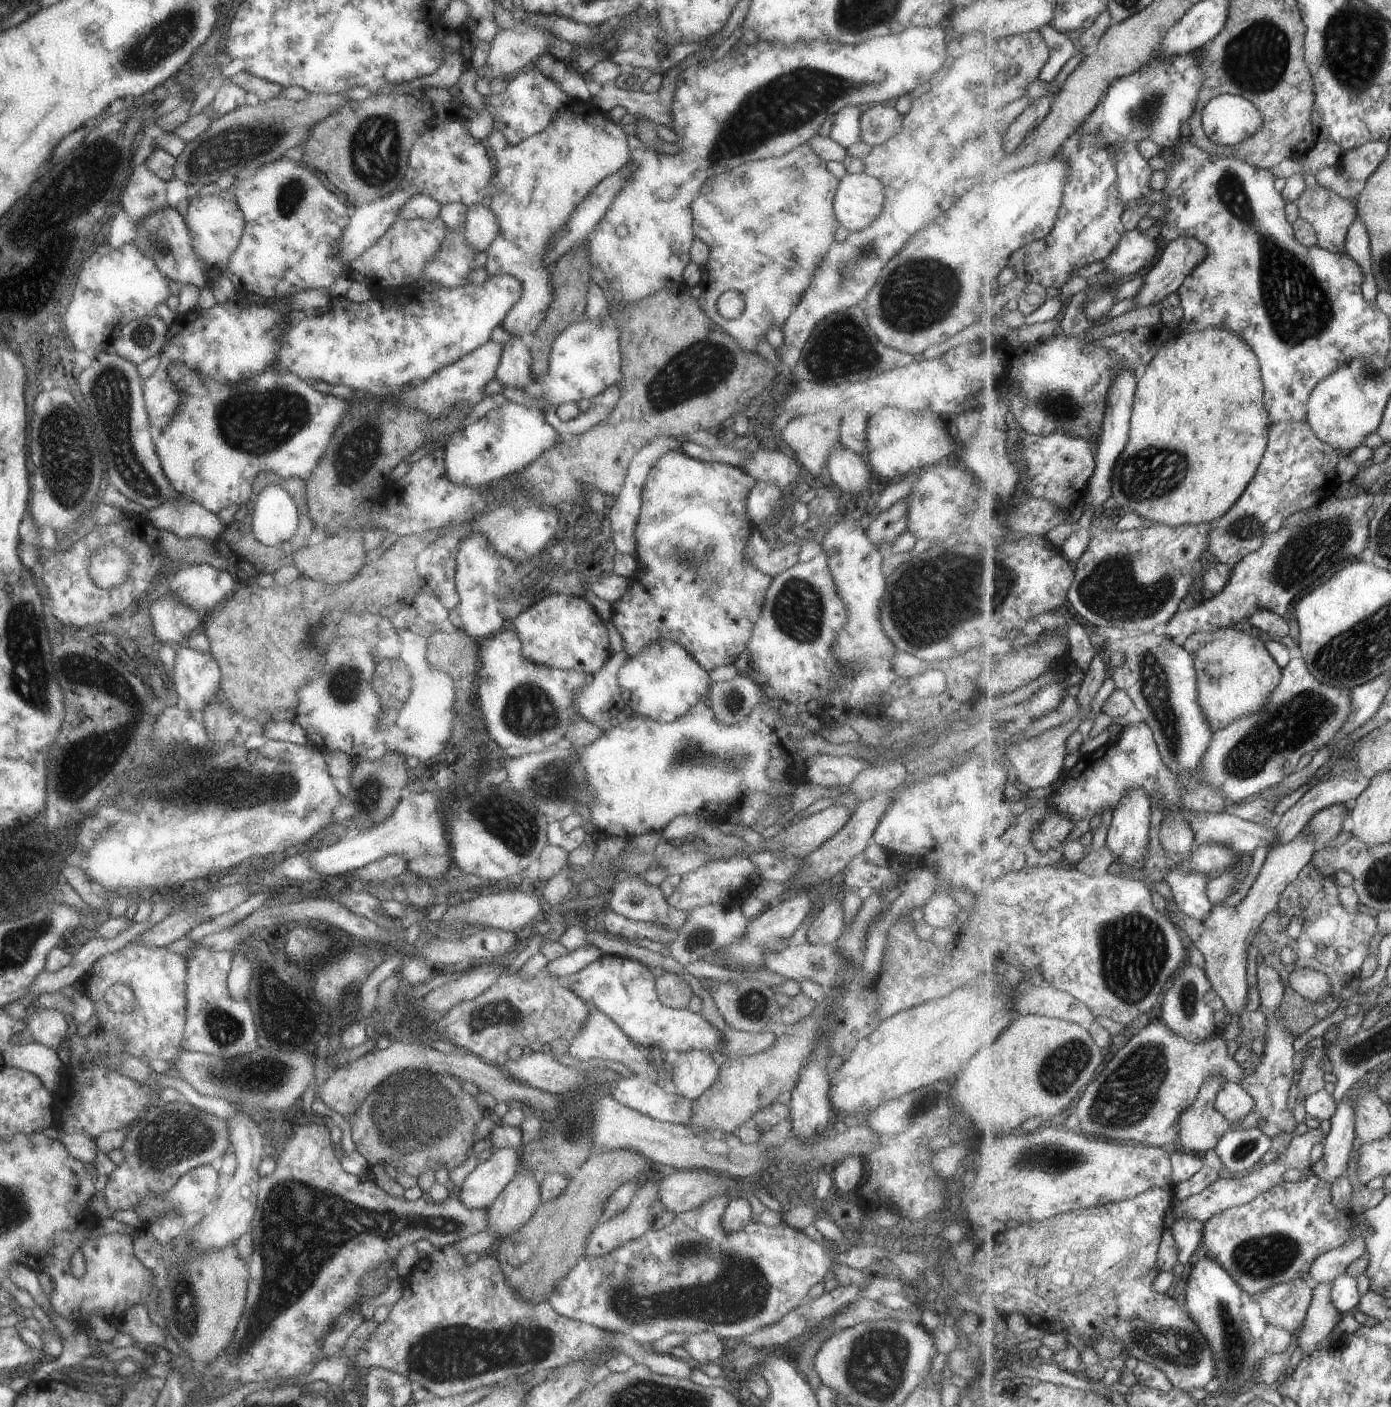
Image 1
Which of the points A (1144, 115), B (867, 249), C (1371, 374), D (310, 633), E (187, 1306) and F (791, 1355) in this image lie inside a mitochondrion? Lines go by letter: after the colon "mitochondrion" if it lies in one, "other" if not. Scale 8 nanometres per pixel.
A: mitochondrion
B: mitochondrion
C: mitochondrion
D: mitochondrion
E: mitochondrion
F: other

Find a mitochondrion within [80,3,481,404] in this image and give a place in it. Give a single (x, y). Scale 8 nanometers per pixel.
(222, 152)

